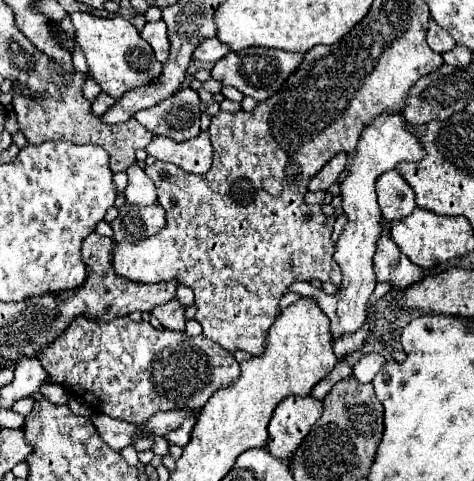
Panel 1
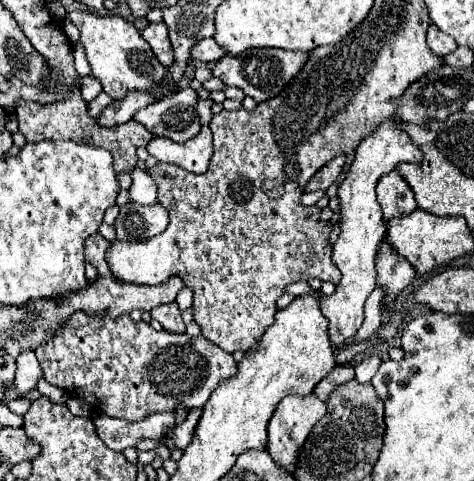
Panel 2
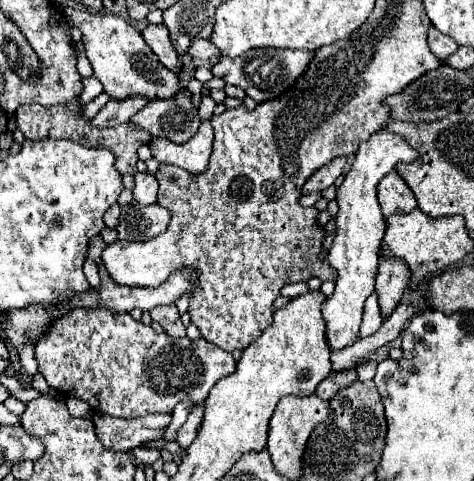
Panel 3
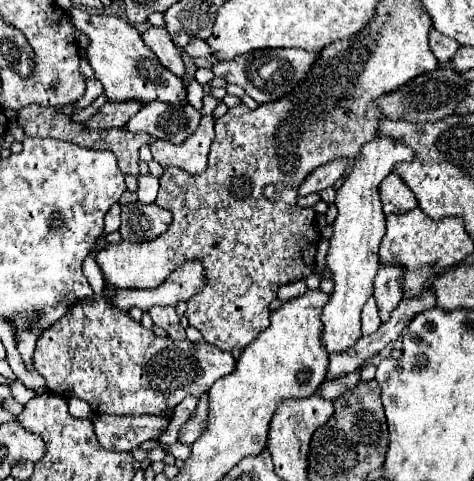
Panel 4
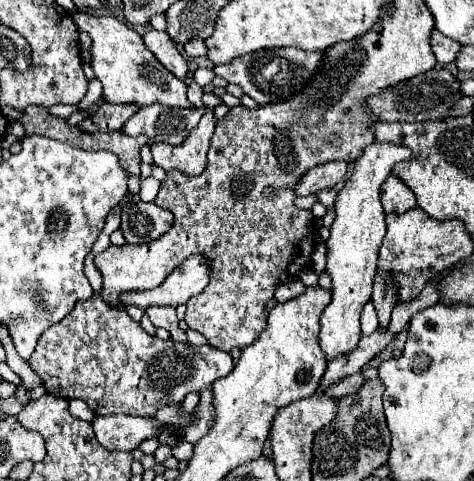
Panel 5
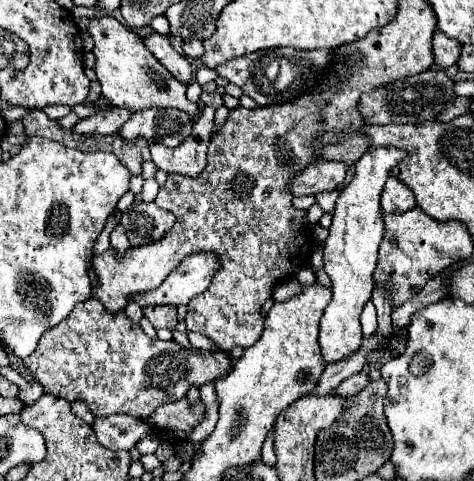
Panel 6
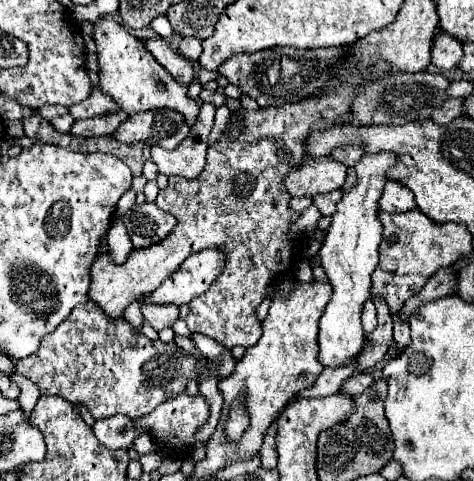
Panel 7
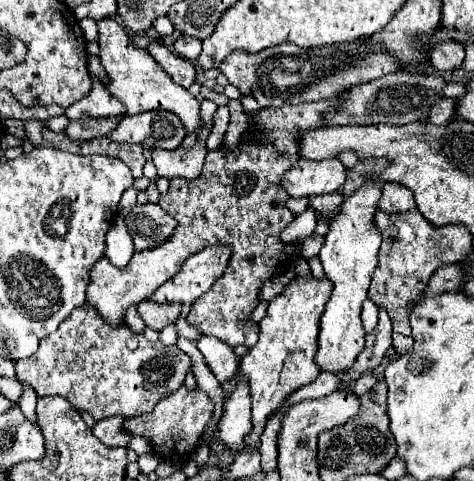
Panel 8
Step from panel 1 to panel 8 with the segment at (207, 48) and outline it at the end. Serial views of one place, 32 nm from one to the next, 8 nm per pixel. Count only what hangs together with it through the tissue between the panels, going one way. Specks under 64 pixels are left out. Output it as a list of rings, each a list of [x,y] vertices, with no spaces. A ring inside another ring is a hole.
[[[182,36],[182,38],[174,44],[174,50],[176,50],[176,54],[180,54],[182,58],[194,62],[194,60],[200,56],[200,52],[202,52],[202,42],[200,42],[198,38]]]

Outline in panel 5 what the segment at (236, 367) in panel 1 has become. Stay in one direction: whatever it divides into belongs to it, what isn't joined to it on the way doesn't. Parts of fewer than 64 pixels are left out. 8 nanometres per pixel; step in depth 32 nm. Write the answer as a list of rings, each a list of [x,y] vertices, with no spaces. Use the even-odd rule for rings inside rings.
[[[92,252],[86,256],[84,274],[94,288],[94,296],[76,304],[68,320],[48,328],[28,360],[50,394],[68,400],[80,398],[88,402],[94,414],[154,416],[164,404],[180,404],[186,394],[200,394],[214,380],[232,372],[234,360],[228,352],[210,344],[196,348],[192,344],[174,342],[172,338],[160,340],[134,322],[126,310],[108,308],[108,304],[100,300],[102,276],[94,264]]]

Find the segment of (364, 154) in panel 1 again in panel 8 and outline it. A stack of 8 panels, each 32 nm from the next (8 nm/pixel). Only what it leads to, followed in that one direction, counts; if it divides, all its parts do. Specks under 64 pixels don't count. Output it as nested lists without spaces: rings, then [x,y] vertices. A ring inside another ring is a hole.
[[[364,158],[360,164],[356,164],[356,170],[364,184],[354,190],[350,196],[346,196],[340,204],[338,214],[330,222],[330,230],[326,234],[325,242],[318,254],[326,276],[334,284],[334,294],[328,301],[320,320],[320,336],[318,336],[318,354],[316,364],[320,370],[340,372],[348,370],[356,356],[364,348],[364,328],[360,322],[360,310],[362,302],[368,298],[370,288],[370,276],[378,264],[378,248],[380,248],[380,230],[376,230],[374,214],[378,210],[378,200],[384,182],[372,180],[370,176],[378,176],[384,166],[388,166],[388,158]]]

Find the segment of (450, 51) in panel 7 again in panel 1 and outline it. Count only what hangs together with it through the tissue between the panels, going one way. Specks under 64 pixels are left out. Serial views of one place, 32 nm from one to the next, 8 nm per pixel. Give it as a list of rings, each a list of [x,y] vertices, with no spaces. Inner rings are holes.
[[[430,24],[426,40],[428,40],[428,46],[430,46],[432,50],[436,50],[438,54],[442,54],[442,52],[446,52],[446,50],[452,50],[452,48],[456,46],[454,38],[452,38],[448,32],[444,32],[444,28],[440,28],[438,24]]]

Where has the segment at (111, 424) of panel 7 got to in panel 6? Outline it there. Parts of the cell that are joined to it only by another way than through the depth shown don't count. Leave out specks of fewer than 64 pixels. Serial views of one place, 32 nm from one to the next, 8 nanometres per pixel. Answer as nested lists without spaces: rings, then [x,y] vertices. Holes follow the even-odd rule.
[[[126,414],[96,418],[92,428],[98,442],[108,450],[132,450],[144,436],[156,434],[152,428],[148,428],[148,424],[144,424],[144,420]]]

